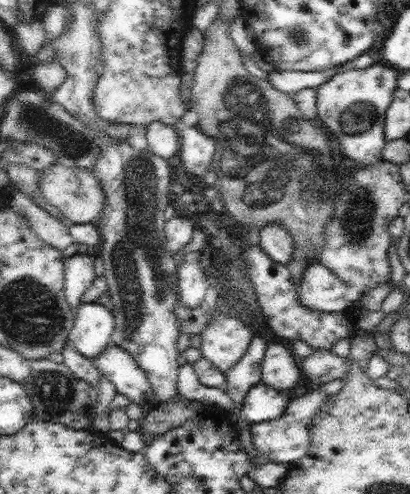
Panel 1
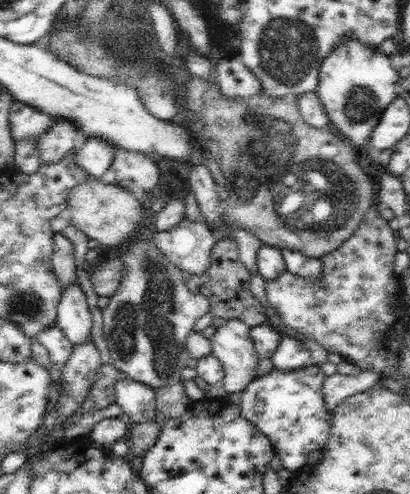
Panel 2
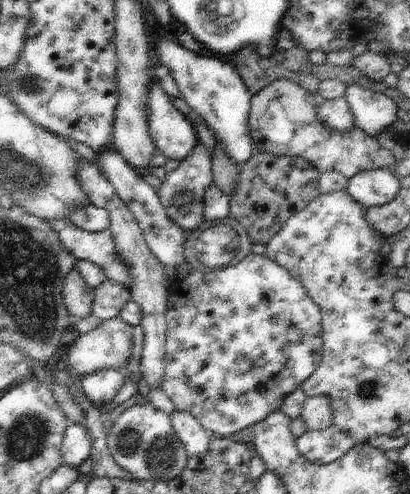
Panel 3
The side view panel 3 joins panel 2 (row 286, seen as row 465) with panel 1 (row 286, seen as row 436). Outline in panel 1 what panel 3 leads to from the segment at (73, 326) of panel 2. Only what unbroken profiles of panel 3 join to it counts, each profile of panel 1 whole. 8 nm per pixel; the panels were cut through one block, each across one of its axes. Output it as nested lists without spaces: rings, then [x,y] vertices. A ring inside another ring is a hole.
[[[83,250],[65,258],[65,282],[63,282],[63,294],[65,294],[65,302],[69,304],[69,308],[73,310],[75,306],[79,306],[81,302],[81,294],[85,294],[89,290],[89,286],[93,284],[93,280],[97,278],[93,274],[93,262],[97,258],[87,256]]]

